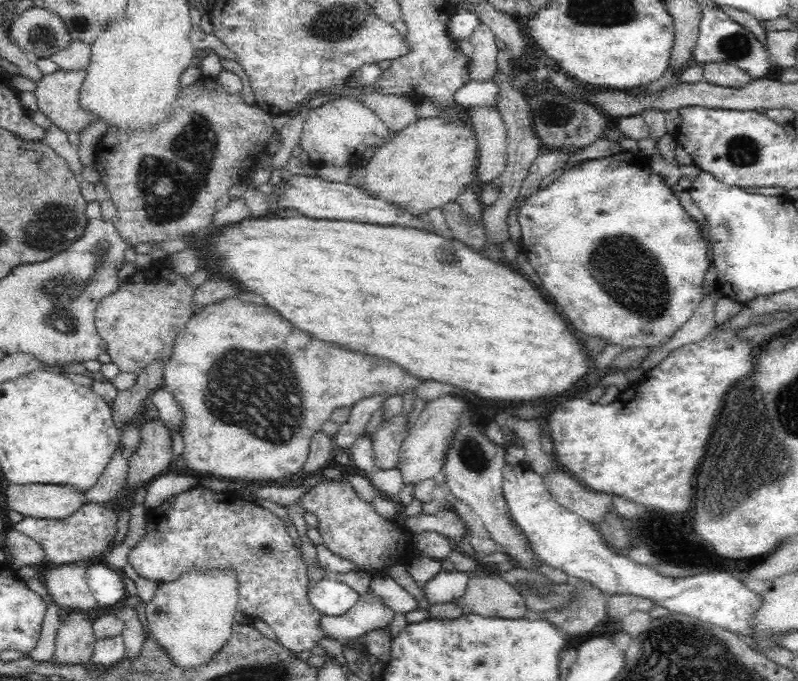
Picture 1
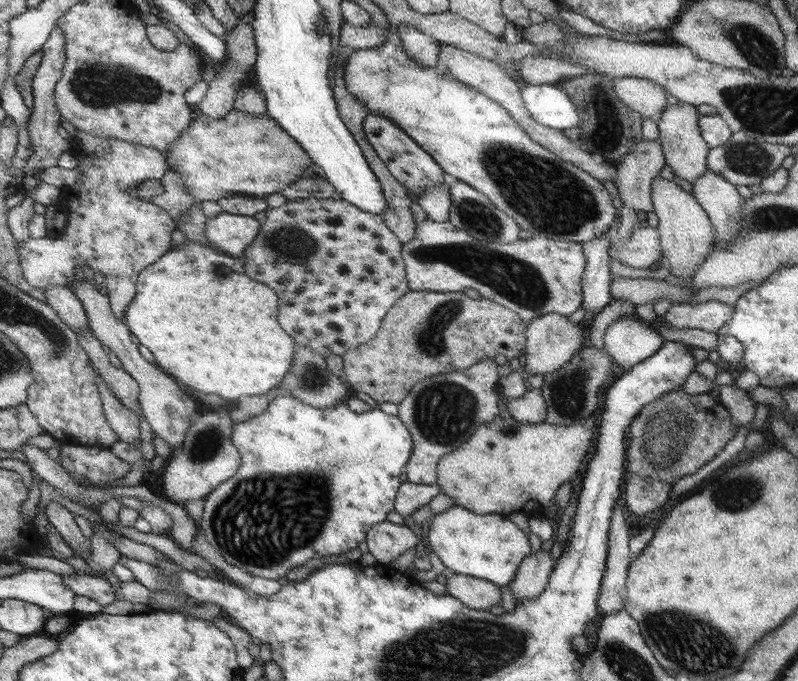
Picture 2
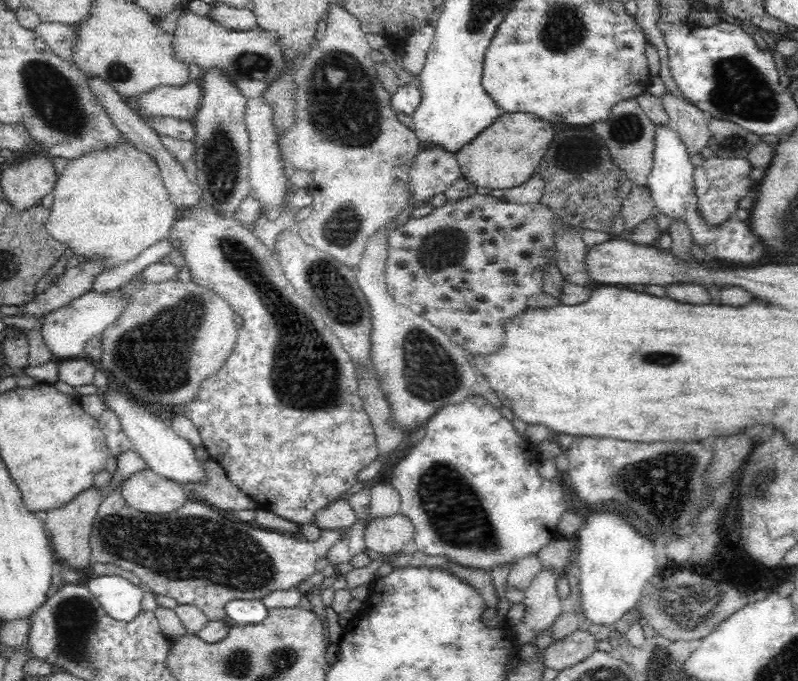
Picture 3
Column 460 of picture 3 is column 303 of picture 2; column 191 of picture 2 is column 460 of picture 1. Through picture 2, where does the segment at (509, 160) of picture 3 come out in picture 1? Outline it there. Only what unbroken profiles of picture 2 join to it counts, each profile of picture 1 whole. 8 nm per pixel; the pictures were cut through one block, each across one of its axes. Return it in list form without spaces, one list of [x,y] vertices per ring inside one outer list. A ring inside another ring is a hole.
[[[440,116],[418,119],[364,160],[362,165],[365,166],[365,186],[362,187],[372,197],[386,199],[401,210],[418,215],[430,211],[431,208],[440,208],[450,202],[456,203],[456,198],[460,198],[468,190],[468,186],[479,185],[476,178],[477,162],[478,140],[476,132],[467,121],[452,122],[452,119],[442,119]]]

